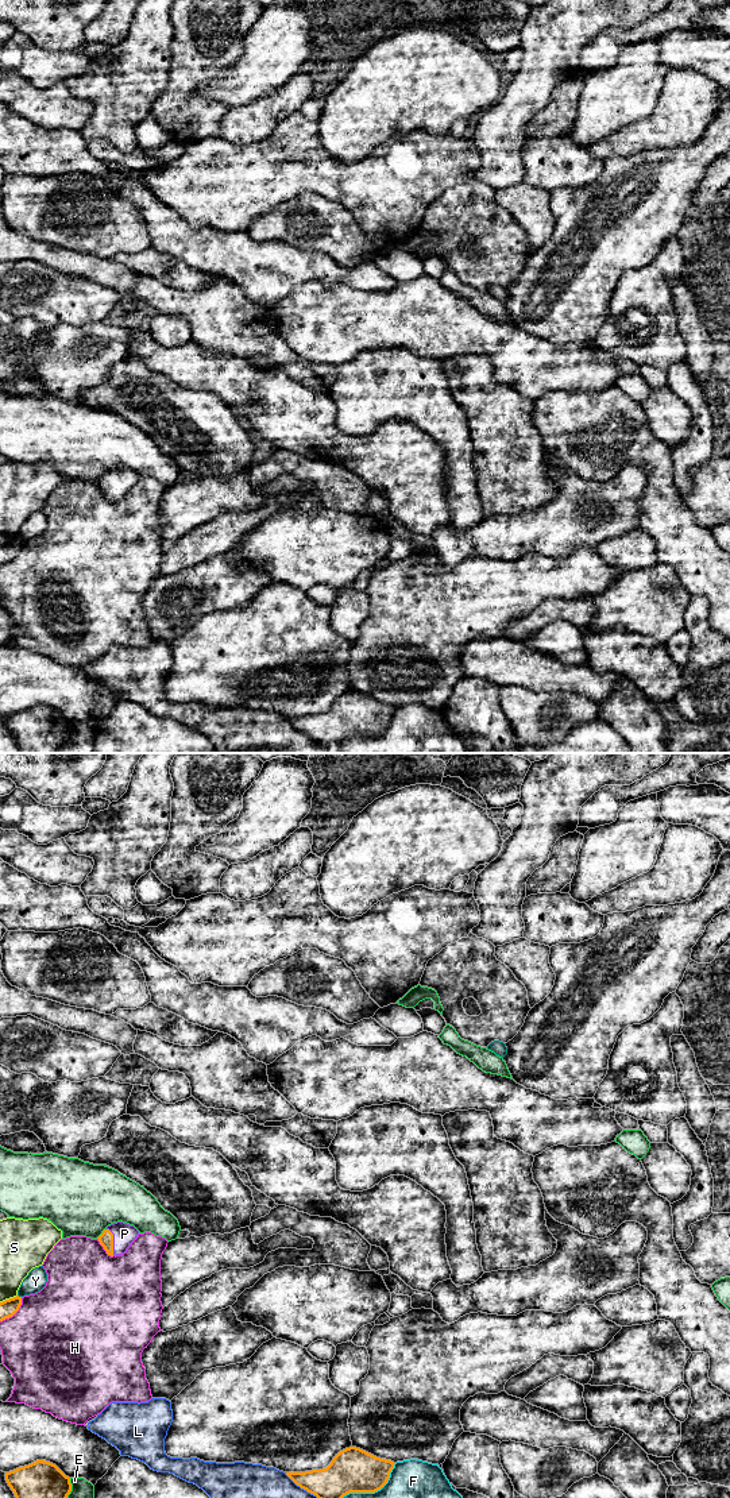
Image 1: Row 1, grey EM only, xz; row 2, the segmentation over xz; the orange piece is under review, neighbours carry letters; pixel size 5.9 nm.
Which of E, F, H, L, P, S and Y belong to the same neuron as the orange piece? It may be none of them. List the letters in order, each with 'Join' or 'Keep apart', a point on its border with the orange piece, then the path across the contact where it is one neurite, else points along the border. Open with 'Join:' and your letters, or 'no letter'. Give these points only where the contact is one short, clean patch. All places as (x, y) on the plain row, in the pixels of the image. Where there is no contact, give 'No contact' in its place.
Join: P
E: Keep apart. Touches orange at xz (101, 478)
F: Keep apart. Touches orange at xz (369, 736)
H: Keep apart. Touches orange at xz (15, 556)
L: Keep apart. Touches orange at xz (306, 734)
P: Join. Touches orange at xz (112, 486). Path across: xz (105, 483), (112, 486), (124, 478)
S: Keep apart. Touches orange at xz (10, 543)
Y: Keep apart. Touches orange at xz (18, 540)

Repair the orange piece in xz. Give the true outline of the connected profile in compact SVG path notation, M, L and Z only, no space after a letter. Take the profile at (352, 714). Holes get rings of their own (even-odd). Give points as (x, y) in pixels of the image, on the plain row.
M349 691L340 695L327 713L286 719L321 744L327 753L341 753L340 745L349 737L381 734L387 727L394 709L391 704Z

